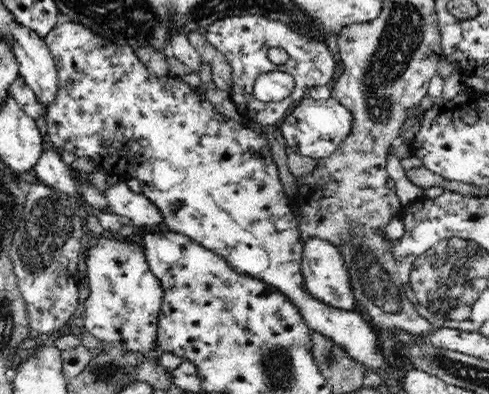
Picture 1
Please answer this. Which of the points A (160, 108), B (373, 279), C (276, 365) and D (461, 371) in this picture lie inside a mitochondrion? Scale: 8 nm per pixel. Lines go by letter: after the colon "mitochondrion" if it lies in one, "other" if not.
A: other
B: mitochondrion
C: mitochondrion
D: mitochondrion

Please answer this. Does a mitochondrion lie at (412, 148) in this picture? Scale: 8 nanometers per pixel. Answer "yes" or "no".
no

